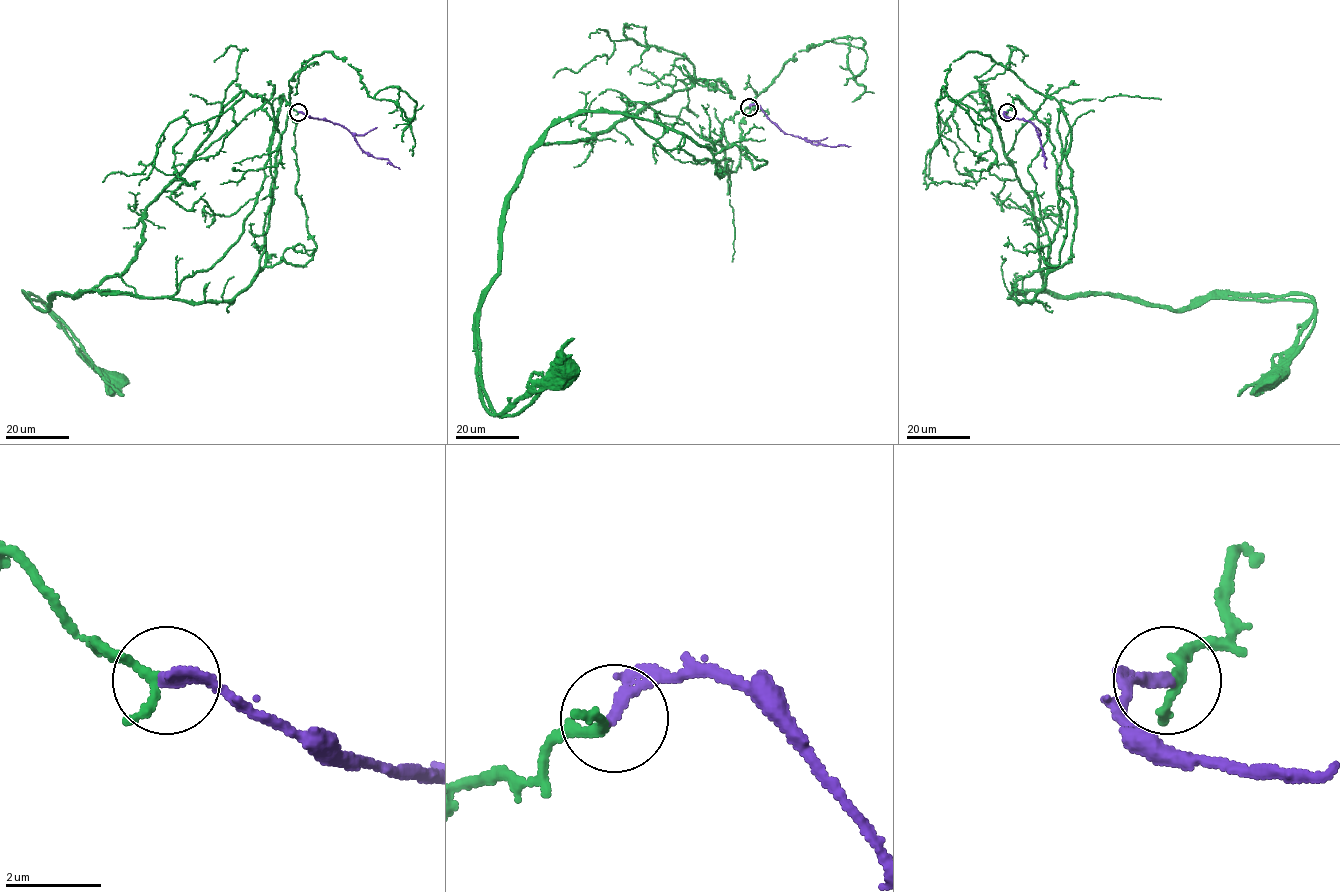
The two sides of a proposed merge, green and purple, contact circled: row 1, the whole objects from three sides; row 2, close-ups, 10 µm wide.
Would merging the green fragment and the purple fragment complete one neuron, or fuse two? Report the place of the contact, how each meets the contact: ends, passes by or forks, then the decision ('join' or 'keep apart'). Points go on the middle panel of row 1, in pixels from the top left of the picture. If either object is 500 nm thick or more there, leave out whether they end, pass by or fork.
(749, 107) | green ends | purple ends | join

